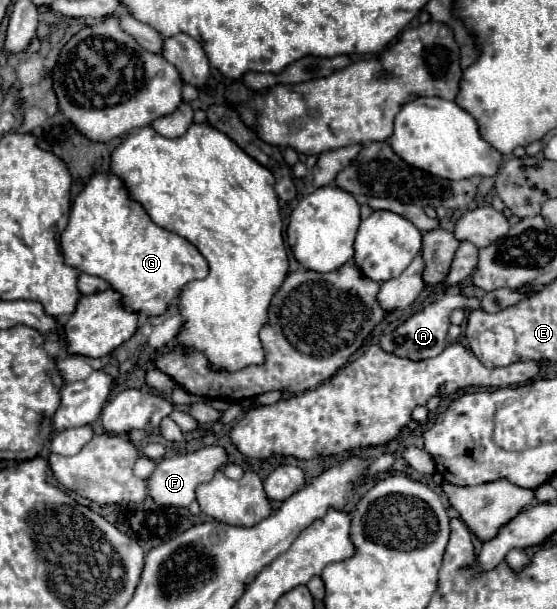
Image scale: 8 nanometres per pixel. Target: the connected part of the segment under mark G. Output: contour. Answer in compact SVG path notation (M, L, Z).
M93 173L83 191L75 197L71 205L71 215L65 231L61 233L61 249L65 255L65 263L105 279L115 291L123 295L123 303L127 309L137 311L139 315L161 315L169 301L179 295L185 283L207 277L207 261L197 251L195 245L191 245L187 239L179 237L177 233L171 233L151 221L145 207L131 199L129 189L125 187L123 179L115 173Z

